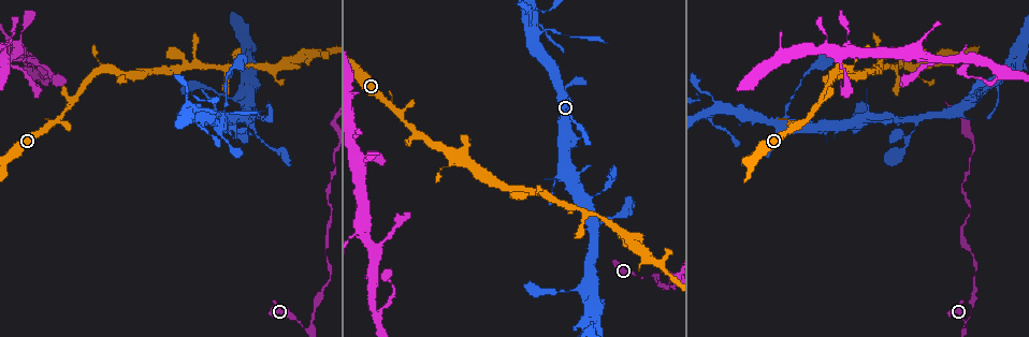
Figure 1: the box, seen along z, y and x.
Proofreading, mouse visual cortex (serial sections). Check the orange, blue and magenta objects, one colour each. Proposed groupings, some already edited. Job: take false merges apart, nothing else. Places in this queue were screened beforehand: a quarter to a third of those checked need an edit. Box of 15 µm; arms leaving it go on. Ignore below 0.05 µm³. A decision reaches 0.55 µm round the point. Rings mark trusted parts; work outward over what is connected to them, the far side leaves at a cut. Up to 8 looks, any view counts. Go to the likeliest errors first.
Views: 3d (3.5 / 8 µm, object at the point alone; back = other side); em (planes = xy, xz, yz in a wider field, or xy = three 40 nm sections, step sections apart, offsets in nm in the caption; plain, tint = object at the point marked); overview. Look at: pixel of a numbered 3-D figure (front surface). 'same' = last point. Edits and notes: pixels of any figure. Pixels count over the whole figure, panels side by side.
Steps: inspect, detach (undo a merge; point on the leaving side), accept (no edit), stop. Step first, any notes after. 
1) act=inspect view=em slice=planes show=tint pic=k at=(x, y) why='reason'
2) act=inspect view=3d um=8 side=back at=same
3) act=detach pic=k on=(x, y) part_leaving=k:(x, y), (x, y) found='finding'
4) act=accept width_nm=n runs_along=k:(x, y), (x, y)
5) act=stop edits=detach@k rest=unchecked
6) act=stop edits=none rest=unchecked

act=inspect view=3d um=3.5 pic=1 at=(302, 326) why='three arms meet'

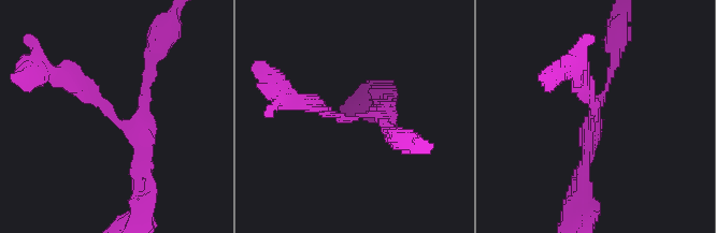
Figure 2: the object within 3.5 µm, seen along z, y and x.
act=inspect view=em slice=xy step=5 show=tint pic=2 at=(595, 121) arms=3 arm_widths_nm=100,150,200

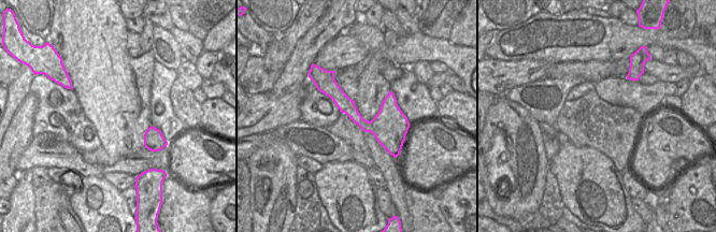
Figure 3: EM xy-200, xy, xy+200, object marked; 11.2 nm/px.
act=accept runs_along=3:(323, 88), (364, 125), (403, 125) found='all the same cell'

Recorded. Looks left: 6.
act=inspect view=3d um=3.5 pic=1 at=(530, 14) why='narrows sharply'

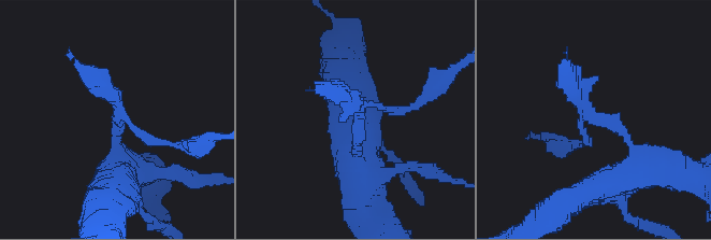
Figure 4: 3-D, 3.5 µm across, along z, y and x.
act=inspect view=em slice=xy step=5 show=tint pic=4 at=(117, 115)

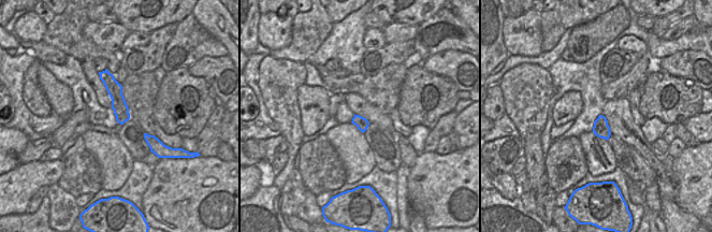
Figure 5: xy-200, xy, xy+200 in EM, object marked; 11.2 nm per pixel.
act=detach pic=4 on=(401, 111) part_leaving=4:(372, 103), (408, 110), (454, 73) found='a second cell is stuck on'

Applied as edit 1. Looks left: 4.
act=inspect view=3d um=8 pic=1 at=(583, 209) why='sharp bend'

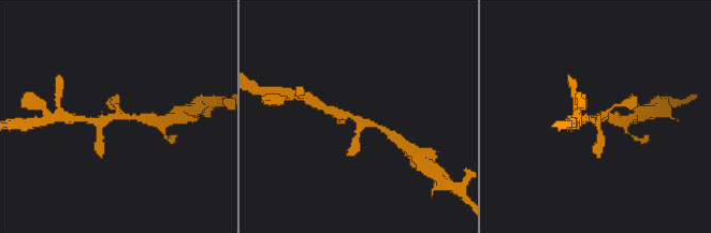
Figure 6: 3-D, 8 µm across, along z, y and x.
act=inspect view=em slice=xy step=1 show=tint pic=6 at=(602, 116) arms=3 arm_widths_nm=200,200,300

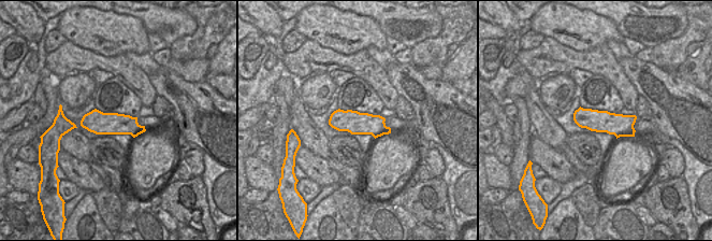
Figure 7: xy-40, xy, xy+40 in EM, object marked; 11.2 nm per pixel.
act=accept runs_along=7:(83, 123), (125, 124), (142, 129) found='continuous, no second cell'

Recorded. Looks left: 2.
act=stop edits=detach@4 rest=unchecked

